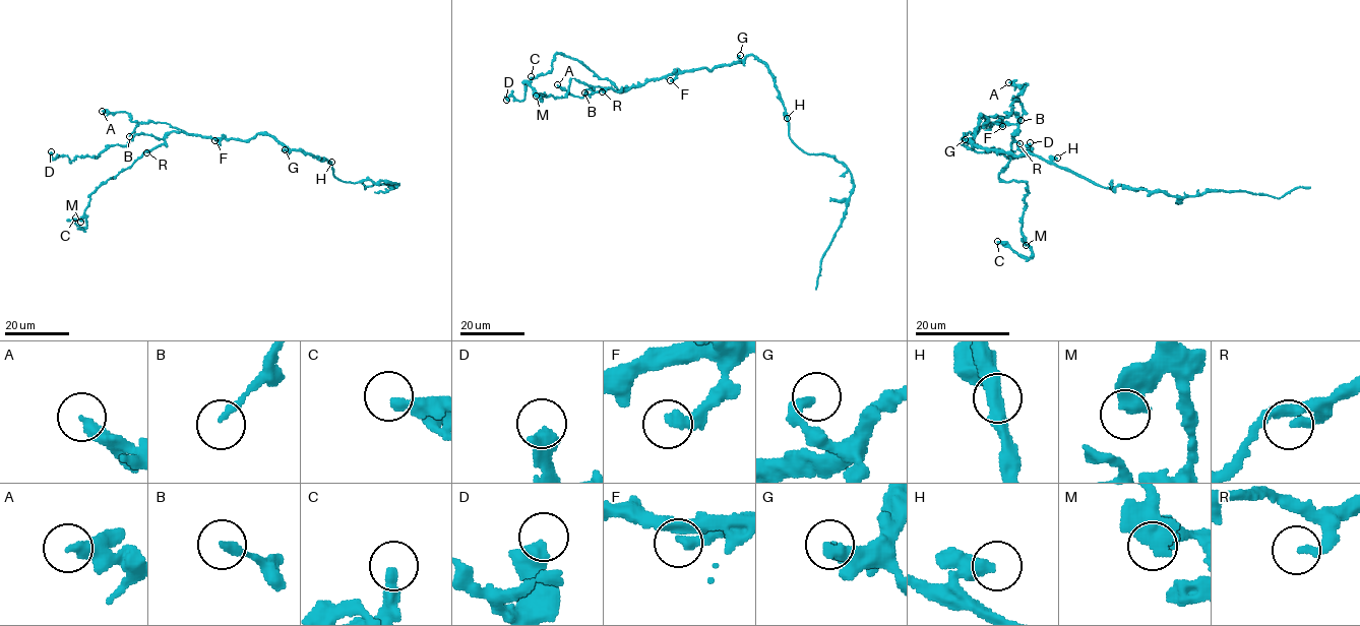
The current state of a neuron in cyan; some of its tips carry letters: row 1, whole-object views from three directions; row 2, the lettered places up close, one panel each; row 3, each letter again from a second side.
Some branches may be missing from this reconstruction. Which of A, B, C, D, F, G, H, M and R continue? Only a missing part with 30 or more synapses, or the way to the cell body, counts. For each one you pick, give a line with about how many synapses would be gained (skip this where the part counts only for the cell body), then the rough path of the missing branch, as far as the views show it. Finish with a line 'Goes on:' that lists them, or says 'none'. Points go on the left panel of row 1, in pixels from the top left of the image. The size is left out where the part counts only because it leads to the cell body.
Goes on: none

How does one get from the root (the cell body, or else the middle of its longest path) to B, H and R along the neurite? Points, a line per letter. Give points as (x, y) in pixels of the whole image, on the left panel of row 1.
B: (288, 148), (266, 134), (245, 140), (212, 138), (156, 122), (139, 123), (129, 136)
H: (288, 148), (303, 149), (320, 161), (331, 162)
R: (288, 148), (266, 134), (257, 134), (237, 140), (170, 131), (163, 143), (146, 152)

